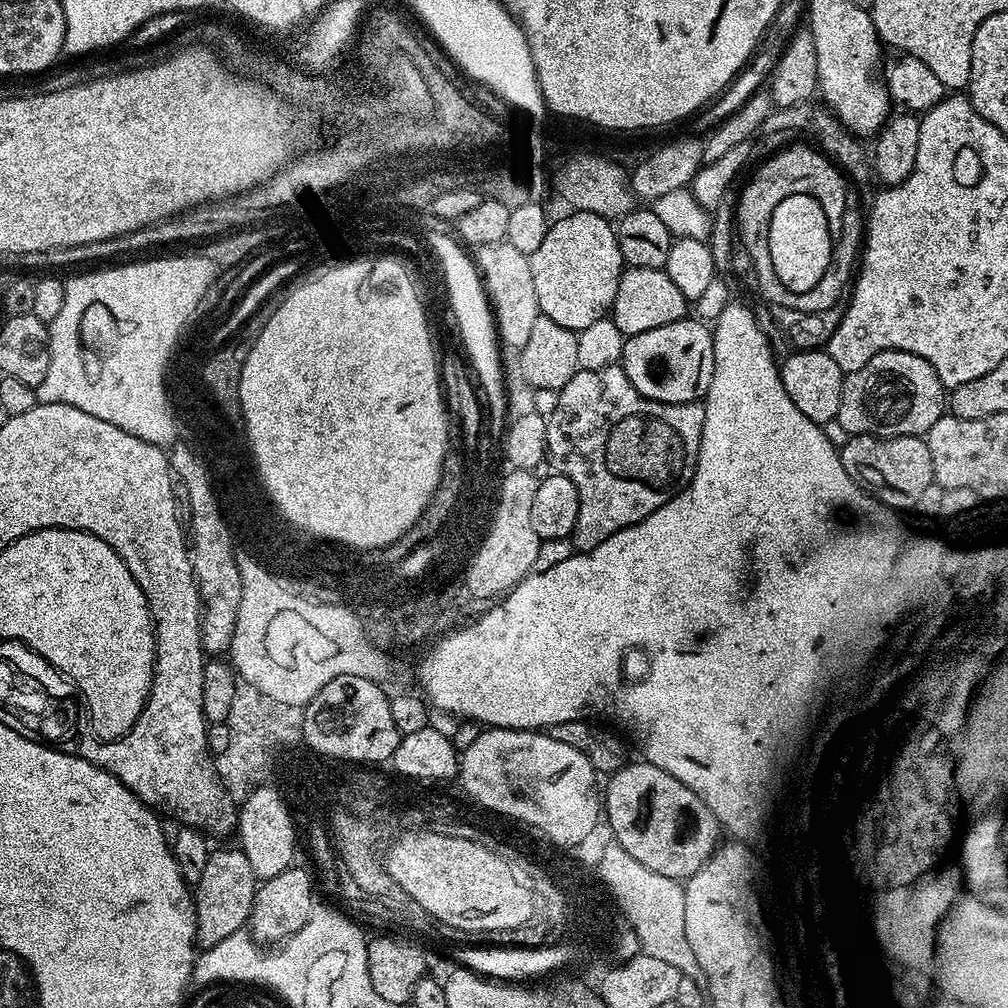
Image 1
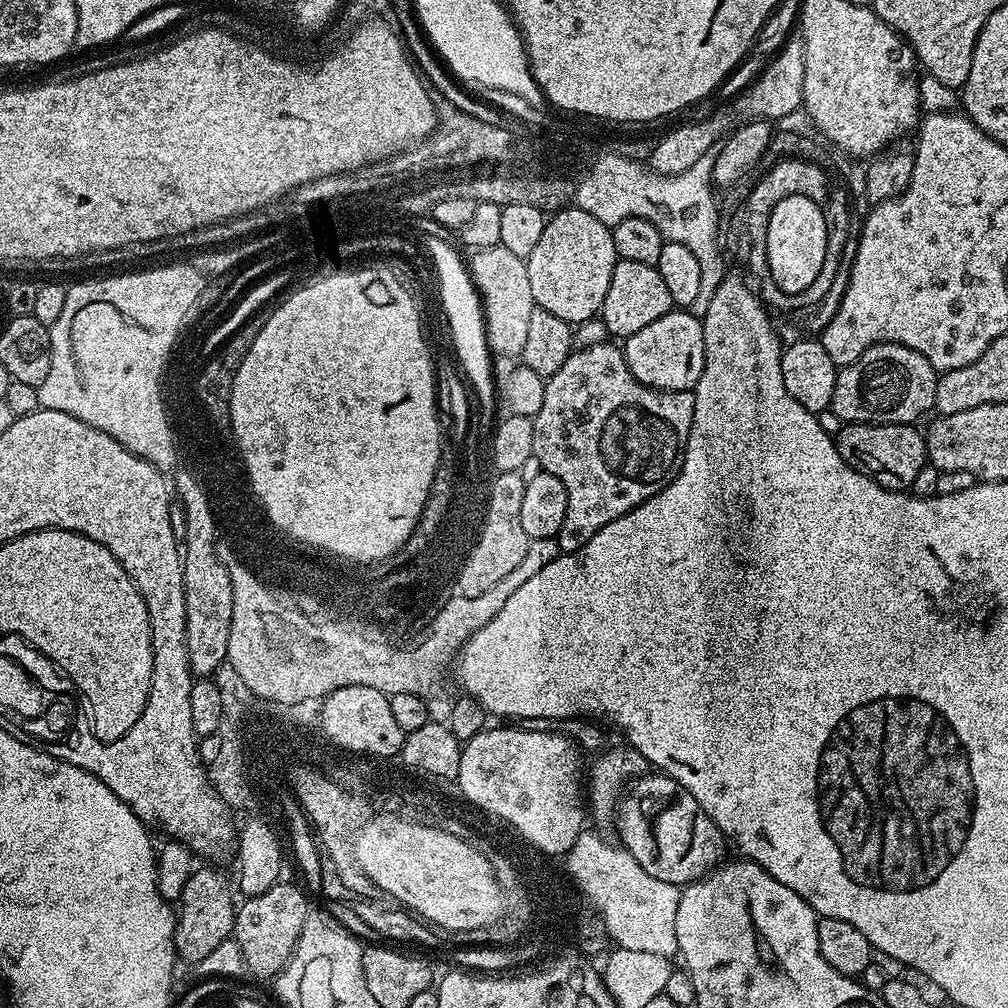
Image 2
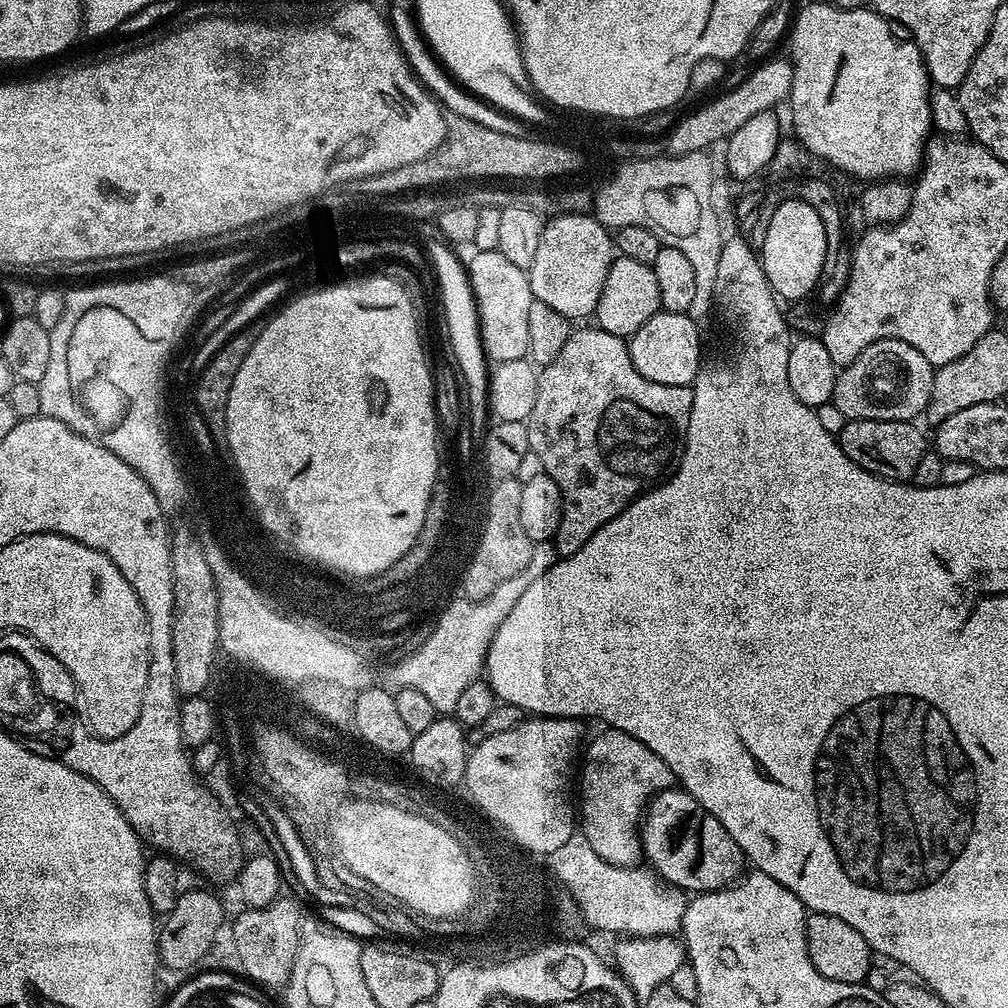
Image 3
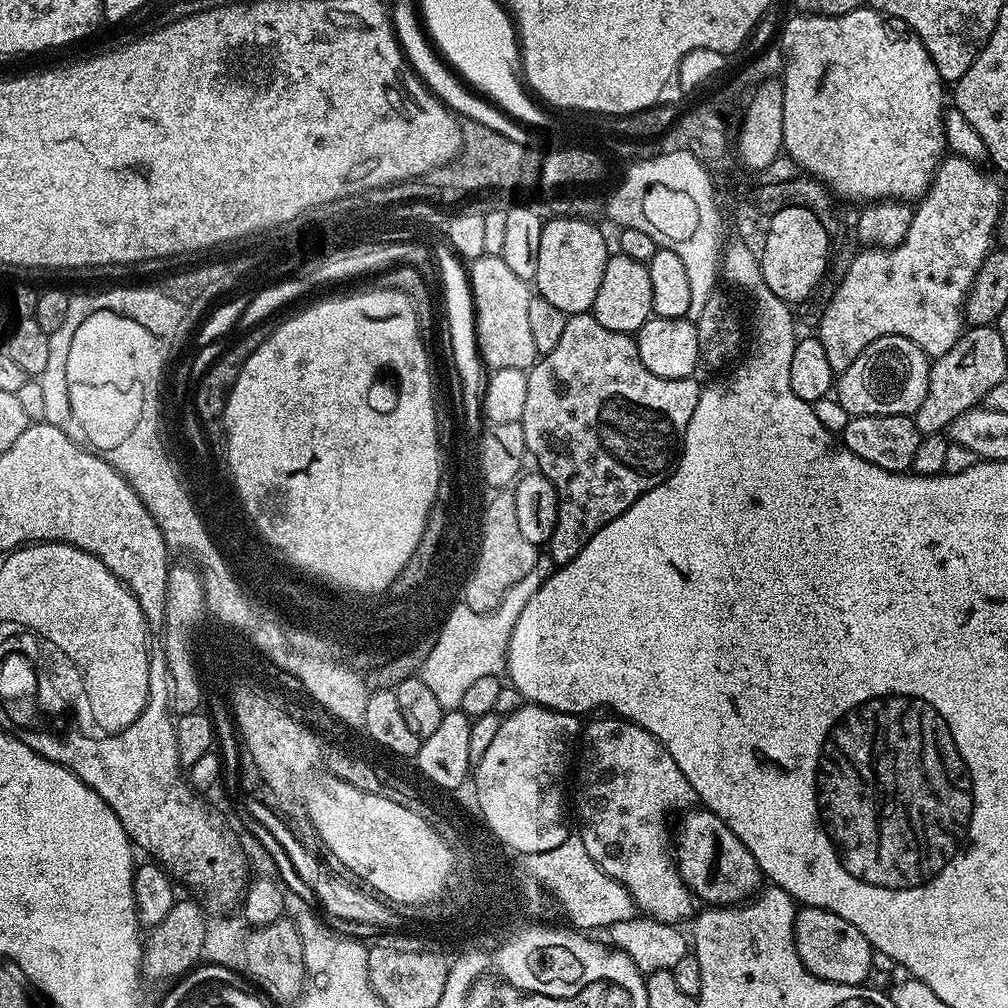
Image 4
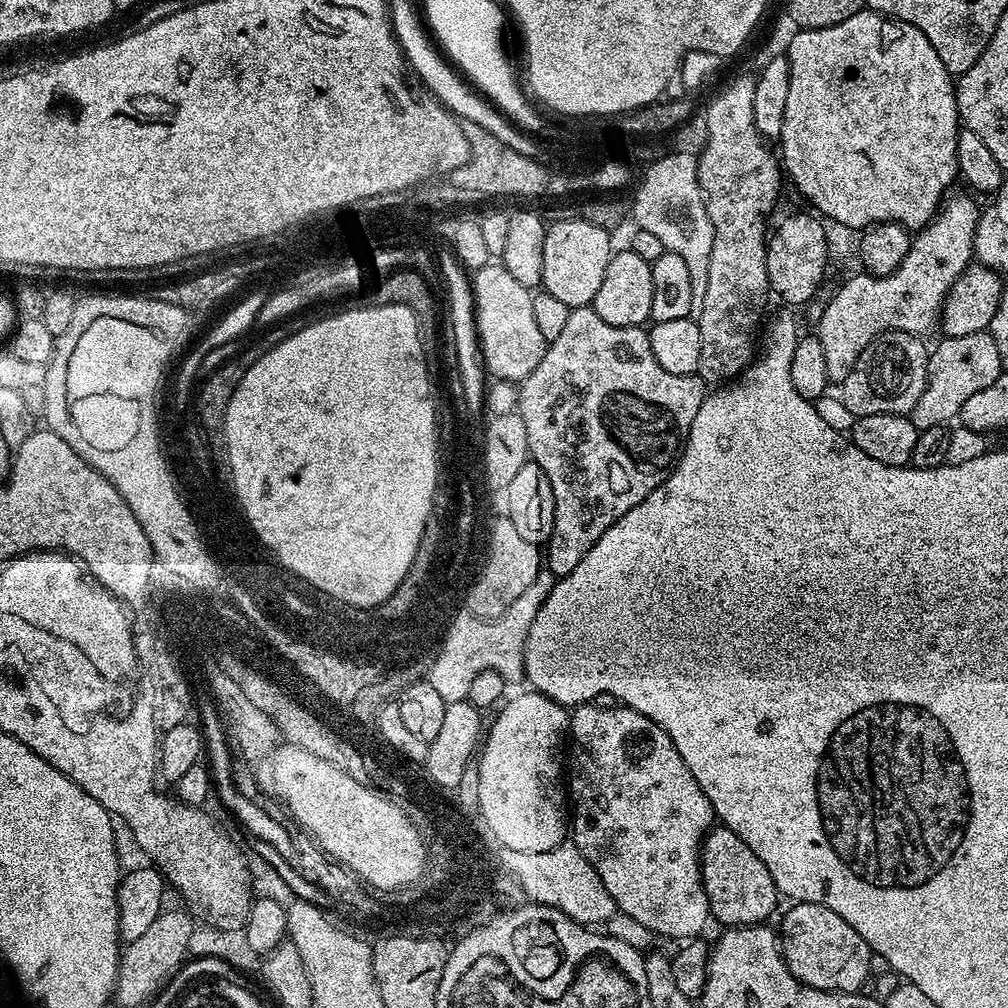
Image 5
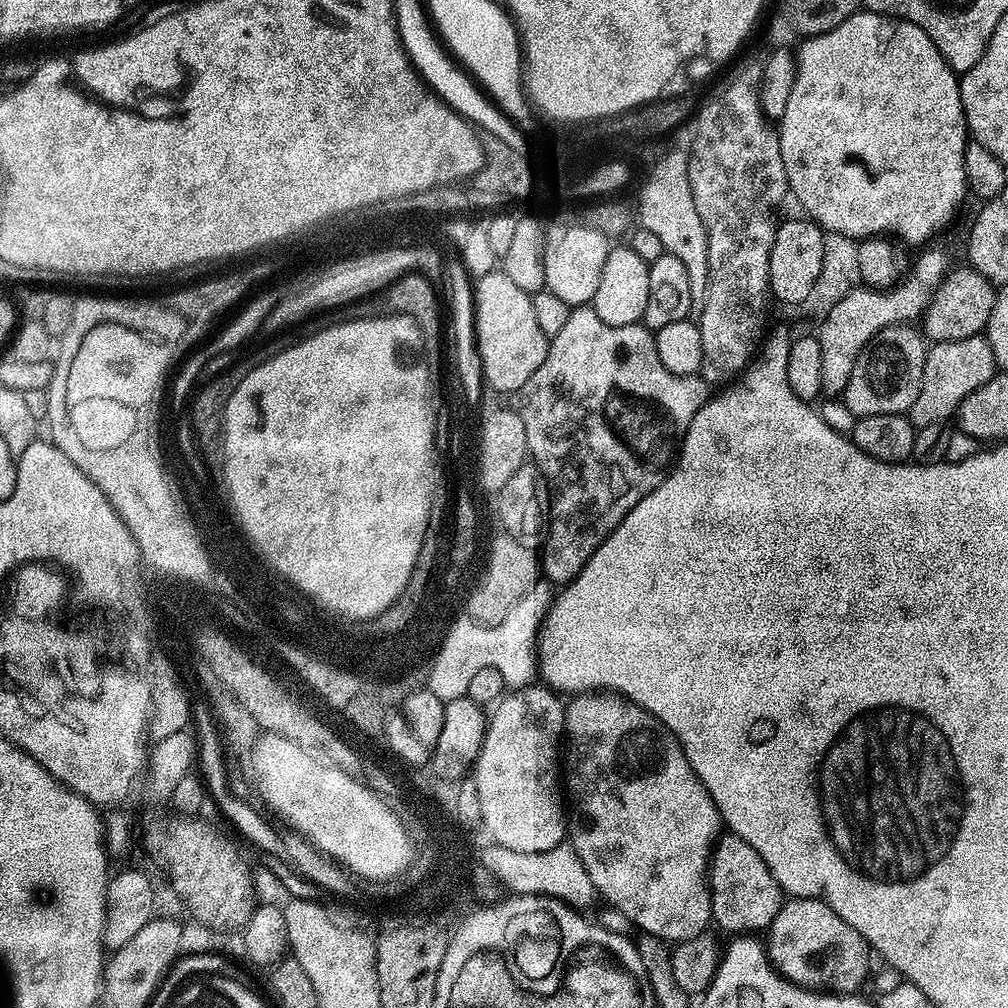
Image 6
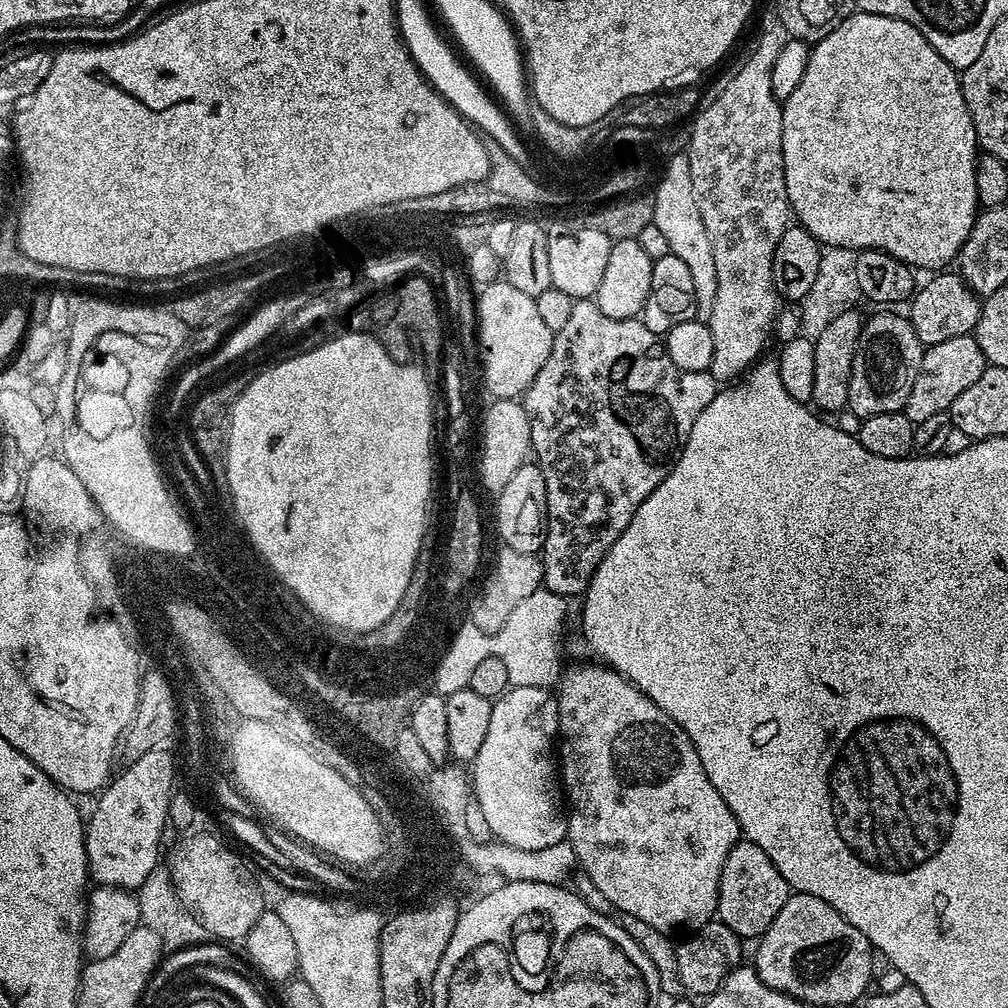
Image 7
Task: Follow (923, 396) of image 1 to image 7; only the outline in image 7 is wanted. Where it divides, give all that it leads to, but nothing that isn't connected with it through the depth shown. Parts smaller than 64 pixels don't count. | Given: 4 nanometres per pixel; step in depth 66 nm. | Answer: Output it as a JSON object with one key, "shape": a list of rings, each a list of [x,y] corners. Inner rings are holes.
{"shape":[[[892,310],[873,312],[876,313],[860,325],[860,337],[848,379],[847,409],[861,418],[904,411],[906,398],[910,398],[910,386],[914,386],[914,378],[918,378],[925,350],[907,315],[895,316]]]}

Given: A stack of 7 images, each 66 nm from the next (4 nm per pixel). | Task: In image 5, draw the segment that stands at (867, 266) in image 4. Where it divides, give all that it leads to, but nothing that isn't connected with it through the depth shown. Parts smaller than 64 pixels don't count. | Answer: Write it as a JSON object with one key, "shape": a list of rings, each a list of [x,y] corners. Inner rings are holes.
{"shape":[[[949,195],[932,223],[915,233],[900,268],[889,276],[852,276],[833,296],[820,316],[818,335],[826,357],[826,374],[833,385],[843,384],[854,362],[884,332],[925,334],[937,327],[940,308],[950,286],[973,263],[972,243],[981,209],[968,196]]]}

